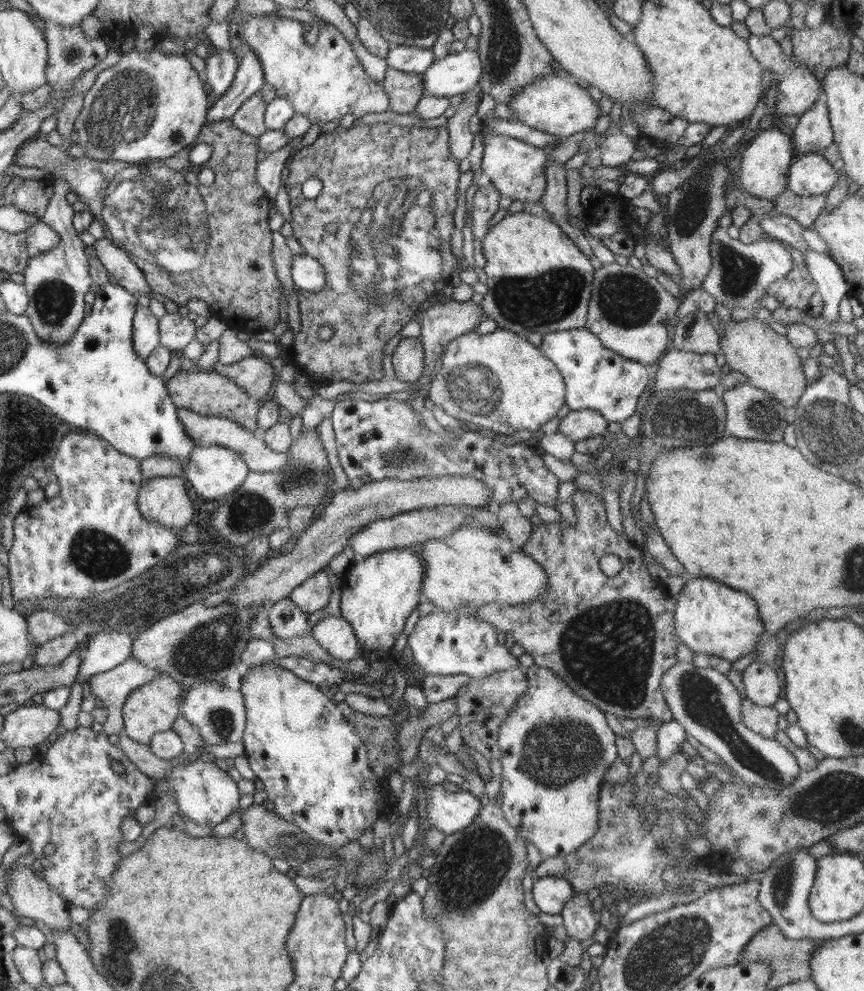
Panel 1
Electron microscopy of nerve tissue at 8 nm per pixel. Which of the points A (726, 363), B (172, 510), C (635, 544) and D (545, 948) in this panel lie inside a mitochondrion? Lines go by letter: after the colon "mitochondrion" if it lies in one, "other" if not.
A: other
B: other
C: other
D: other

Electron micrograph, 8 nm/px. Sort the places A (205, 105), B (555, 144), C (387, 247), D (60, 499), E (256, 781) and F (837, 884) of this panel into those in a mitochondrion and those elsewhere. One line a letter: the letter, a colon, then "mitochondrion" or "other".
A: other
B: other
C: mitochondrion
D: other
E: other
F: other

